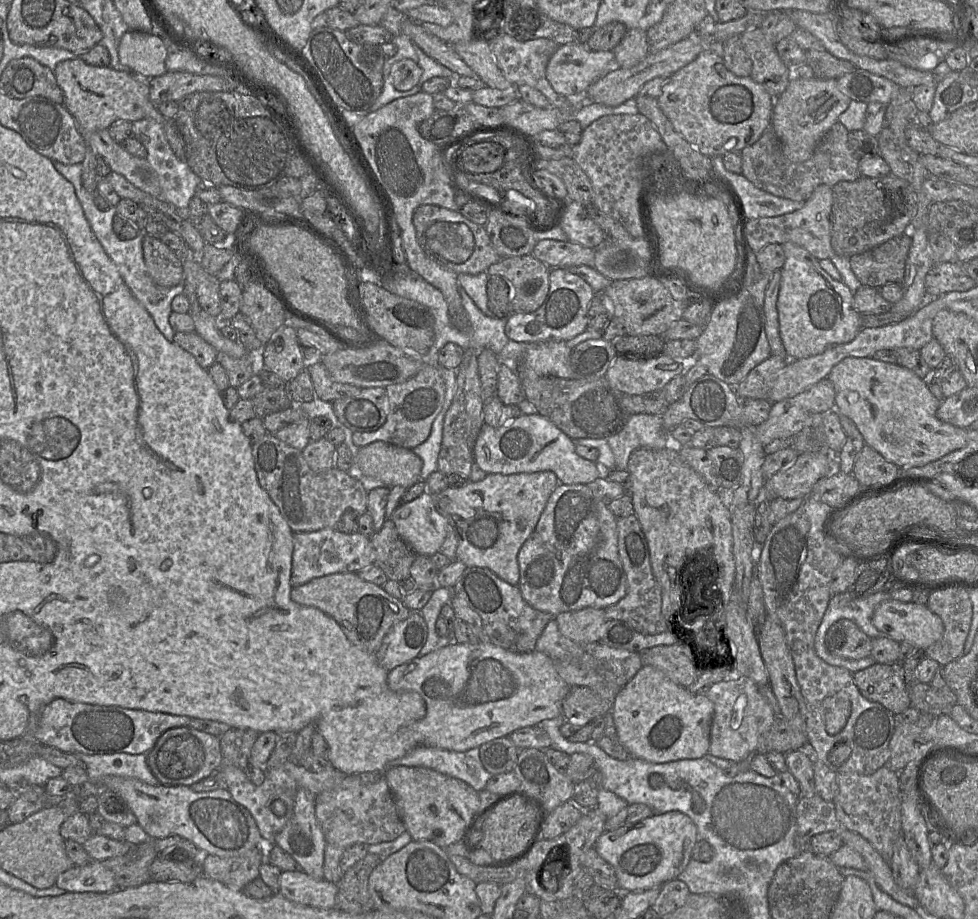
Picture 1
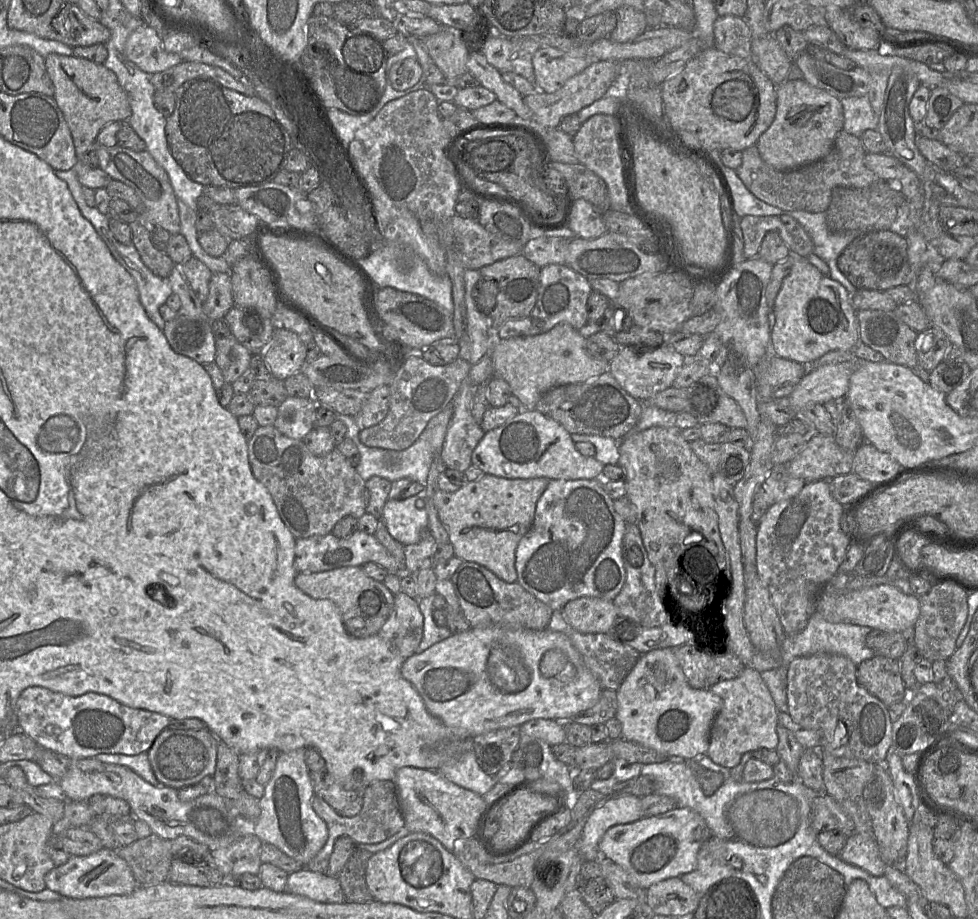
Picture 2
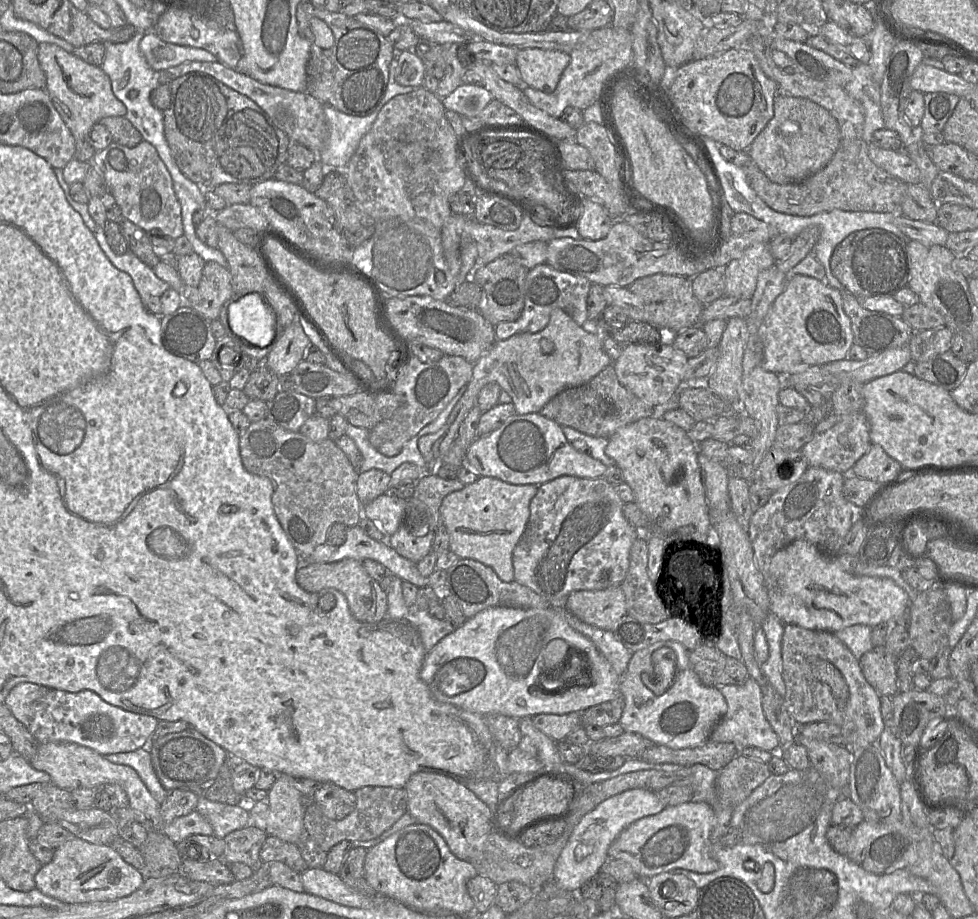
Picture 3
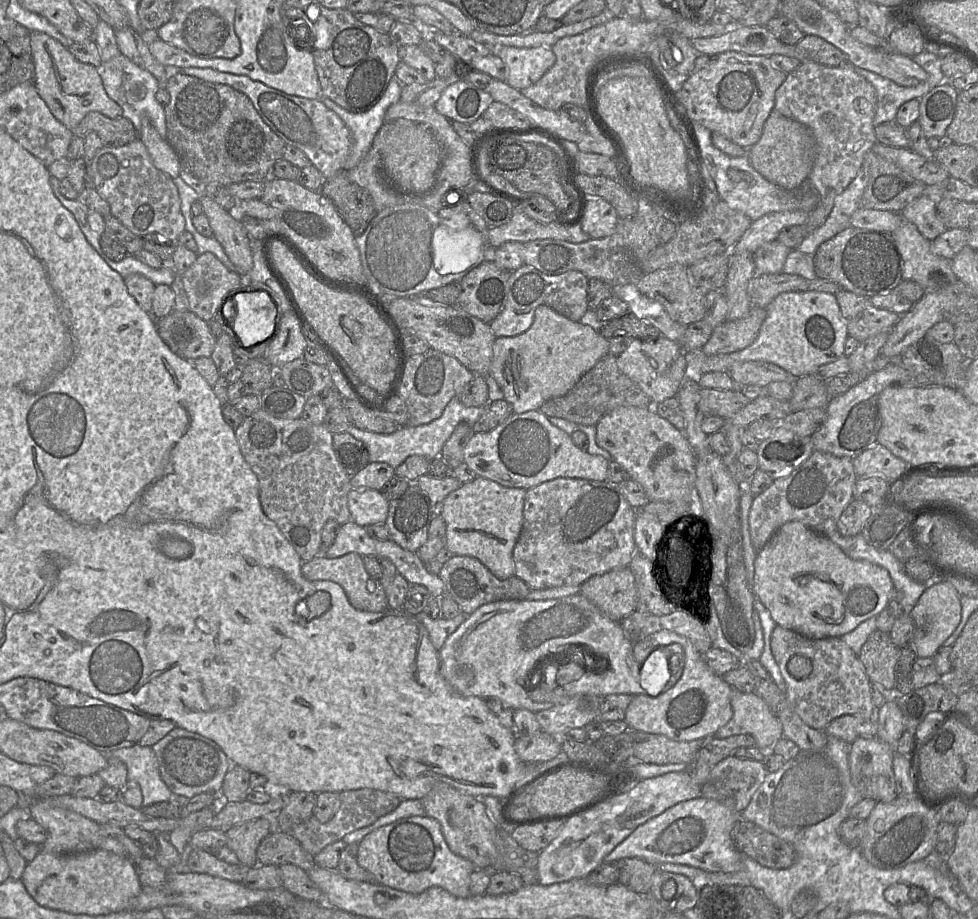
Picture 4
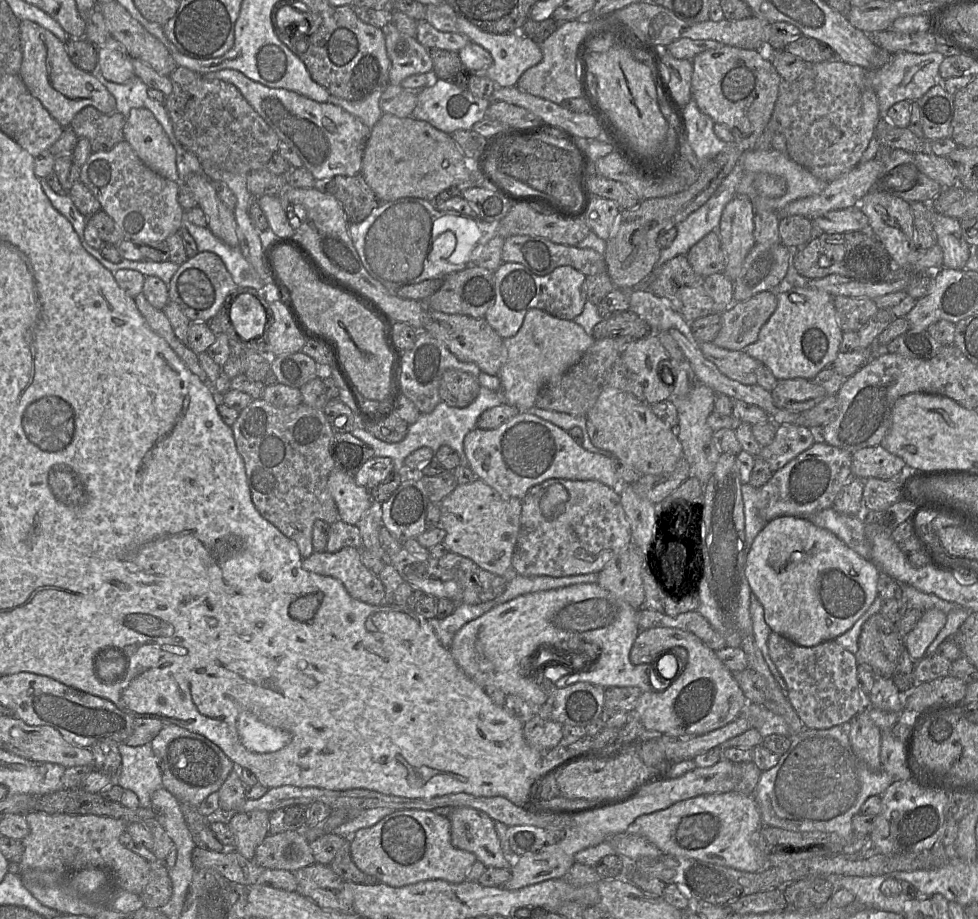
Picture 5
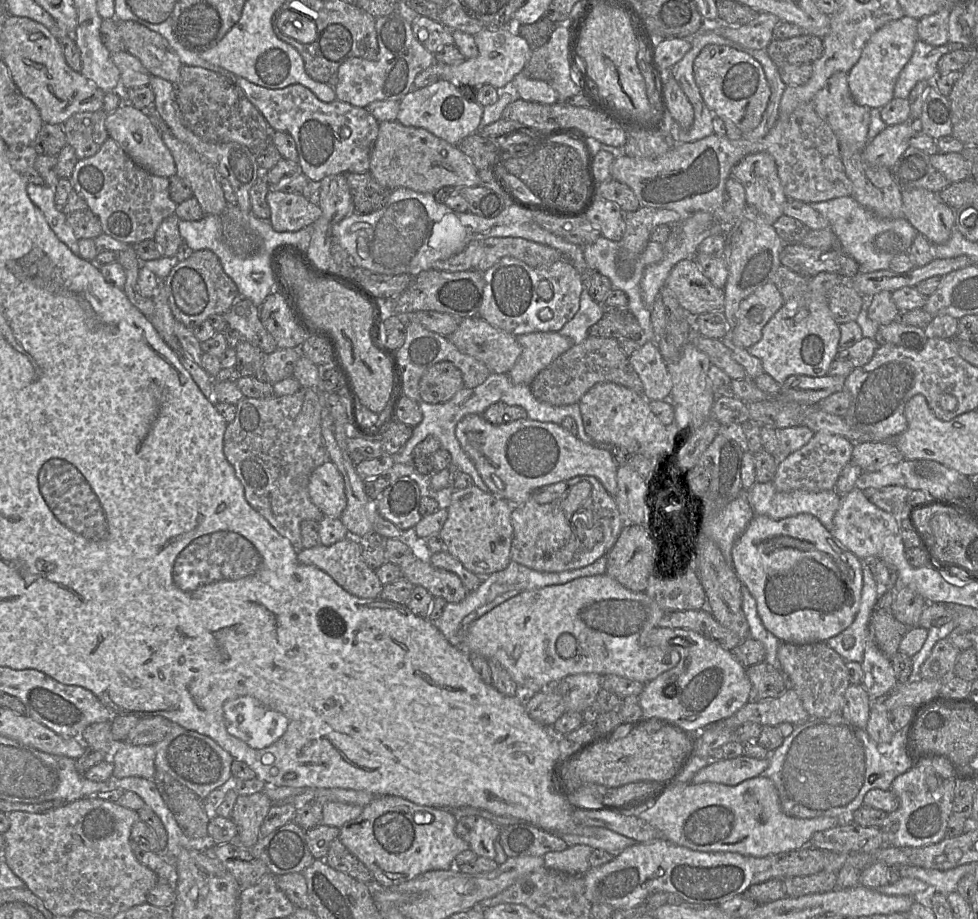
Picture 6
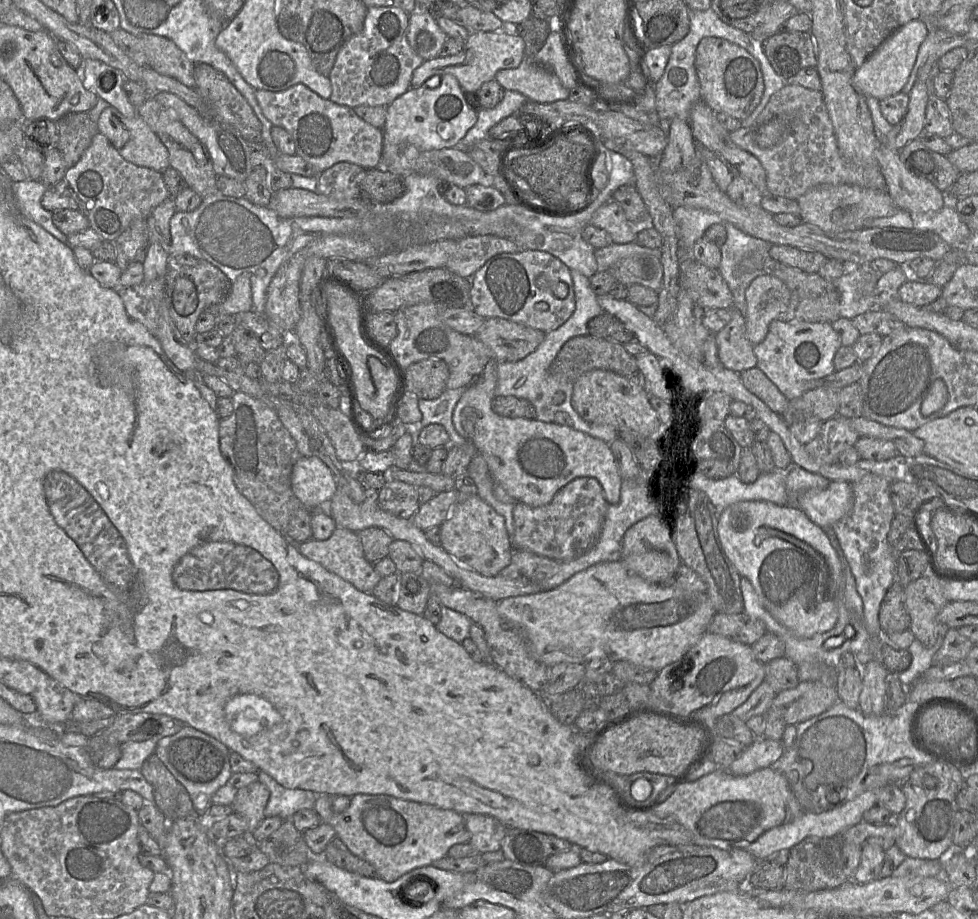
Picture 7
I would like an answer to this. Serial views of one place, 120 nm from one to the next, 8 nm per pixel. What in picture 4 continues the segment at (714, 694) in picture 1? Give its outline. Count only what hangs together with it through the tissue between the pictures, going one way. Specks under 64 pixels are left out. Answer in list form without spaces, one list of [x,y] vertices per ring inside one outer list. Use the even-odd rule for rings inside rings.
[[[733,688],[730,701],[733,716],[726,725],[716,731],[716,738],[749,734],[755,739],[755,746],[770,751],[774,744],[784,737],[781,722],[755,692],[743,693]]]

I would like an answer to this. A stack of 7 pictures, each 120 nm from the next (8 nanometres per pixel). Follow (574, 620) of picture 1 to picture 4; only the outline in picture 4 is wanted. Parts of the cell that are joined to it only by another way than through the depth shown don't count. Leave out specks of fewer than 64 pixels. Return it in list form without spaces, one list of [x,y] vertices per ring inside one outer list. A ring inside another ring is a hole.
[[[629,566],[592,576],[581,584],[580,593],[615,621],[637,608],[637,586]]]

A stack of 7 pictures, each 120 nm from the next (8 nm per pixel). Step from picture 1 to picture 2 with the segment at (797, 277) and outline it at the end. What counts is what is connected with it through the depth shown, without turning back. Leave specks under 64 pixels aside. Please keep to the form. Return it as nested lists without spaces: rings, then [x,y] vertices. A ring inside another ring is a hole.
[[[793,256],[792,267],[782,281],[772,313],[775,322],[770,333],[771,353],[780,358],[808,365],[830,351],[853,350],[859,342],[859,324],[849,293],[840,283],[823,275],[806,257]]]

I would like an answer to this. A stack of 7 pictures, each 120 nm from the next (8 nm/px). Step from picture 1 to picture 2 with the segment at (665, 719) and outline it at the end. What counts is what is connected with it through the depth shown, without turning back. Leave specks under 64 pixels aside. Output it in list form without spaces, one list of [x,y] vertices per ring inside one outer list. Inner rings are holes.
[[[672,648],[642,654],[616,693],[615,718],[622,725],[620,738],[656,750],[668,759],[697,760],[706,755],[710,730],[723,699],[710,689],[692,688]]]

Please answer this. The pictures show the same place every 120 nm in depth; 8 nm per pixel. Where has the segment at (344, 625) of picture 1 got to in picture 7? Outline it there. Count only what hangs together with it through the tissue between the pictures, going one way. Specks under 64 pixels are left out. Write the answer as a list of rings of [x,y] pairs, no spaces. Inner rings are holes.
[[[337,527],[326,540],[309,539],[297,546],[303,556],[319,563],[328,571],[340,576],[362,592],[372,593],[382,578],[374,565],[365,558],[359,535],[349,529]]]

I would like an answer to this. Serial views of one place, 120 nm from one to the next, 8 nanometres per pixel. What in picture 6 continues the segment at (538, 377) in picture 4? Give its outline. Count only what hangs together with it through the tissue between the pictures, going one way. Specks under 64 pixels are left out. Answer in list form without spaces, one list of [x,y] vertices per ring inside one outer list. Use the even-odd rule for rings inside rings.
[[[531,332],[516,336],[522,352],[508,372],[515,384],[531,385],[538,373],[574,343],[558,332]]]

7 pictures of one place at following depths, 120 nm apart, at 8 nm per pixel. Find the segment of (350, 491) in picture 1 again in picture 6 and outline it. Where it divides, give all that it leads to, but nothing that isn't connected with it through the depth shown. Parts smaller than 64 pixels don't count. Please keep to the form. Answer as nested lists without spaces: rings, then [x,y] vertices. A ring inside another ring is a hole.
[[[301,387],[296,393],[287,396],[275,396],[264,399],[243,397],[236,404],[236,416],[234,421],[229,423],[226,427],[224,433],[224,454],[228,462],[233,466],[237,478],[243,485],[247,502],[253,507],[253,509],[262,515],[279,534],[287,538],[298,552],[303,549],[304,547],[302,544],[300,529],[301,523],[305,520],[315,520],[319,522],[324,517],[324,514],[313,504],[309,497],[309,479],[312,472],[317,467],[330,461],[321,432],[321,405],[319,403],[317,392],[312,388]]]

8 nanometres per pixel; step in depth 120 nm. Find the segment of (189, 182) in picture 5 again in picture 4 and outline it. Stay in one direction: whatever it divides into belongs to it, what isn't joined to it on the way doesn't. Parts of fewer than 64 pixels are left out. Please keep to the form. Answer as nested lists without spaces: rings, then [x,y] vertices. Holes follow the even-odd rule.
[[[206,195],[200,197],[199,201],[208,218],[213,236],[235,266],[235,272],[241,277],[247,276],[253,266],[251,241],[239,216],[226,211]]]

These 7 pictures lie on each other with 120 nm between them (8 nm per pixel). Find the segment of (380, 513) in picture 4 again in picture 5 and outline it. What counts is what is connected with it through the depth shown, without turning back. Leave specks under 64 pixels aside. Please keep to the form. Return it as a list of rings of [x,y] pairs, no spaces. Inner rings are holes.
[[[342,469],[331,471],[327,486],[337,505],[339,519],[348,524],[356,525],[374,504],[370,491]]]

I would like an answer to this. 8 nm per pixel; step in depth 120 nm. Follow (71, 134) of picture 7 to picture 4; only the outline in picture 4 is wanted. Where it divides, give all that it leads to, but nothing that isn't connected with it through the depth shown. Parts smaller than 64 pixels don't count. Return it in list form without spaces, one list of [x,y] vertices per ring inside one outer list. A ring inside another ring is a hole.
[[[89,112],[71,131],[82,137],[94,131],[105,147],[120,147],[138,139],[137,131],[129,119],[123,116],[109,118],[99,112]]]

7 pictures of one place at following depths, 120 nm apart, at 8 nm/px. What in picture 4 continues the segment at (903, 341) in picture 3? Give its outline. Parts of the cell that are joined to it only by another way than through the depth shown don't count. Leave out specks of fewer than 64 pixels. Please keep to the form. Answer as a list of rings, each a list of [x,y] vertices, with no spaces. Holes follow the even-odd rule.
[[[844,289],[836,294],[849,337],[862,342],[879,334],[889,333],[900,316],[894,312],[874,307],[869,298]]]

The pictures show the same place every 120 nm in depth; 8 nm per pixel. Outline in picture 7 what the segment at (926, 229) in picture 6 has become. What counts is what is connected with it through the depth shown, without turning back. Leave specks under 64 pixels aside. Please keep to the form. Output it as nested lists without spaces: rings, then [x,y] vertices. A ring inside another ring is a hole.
[[[882,139],[876,151],[876,160],[886,182],[886,192],[898,209],[908,213],[935,212],[942,209],[949,201],[946,194],[938,190],[929,180],[909,171],[900,159],[900,151],[889,148]]]

